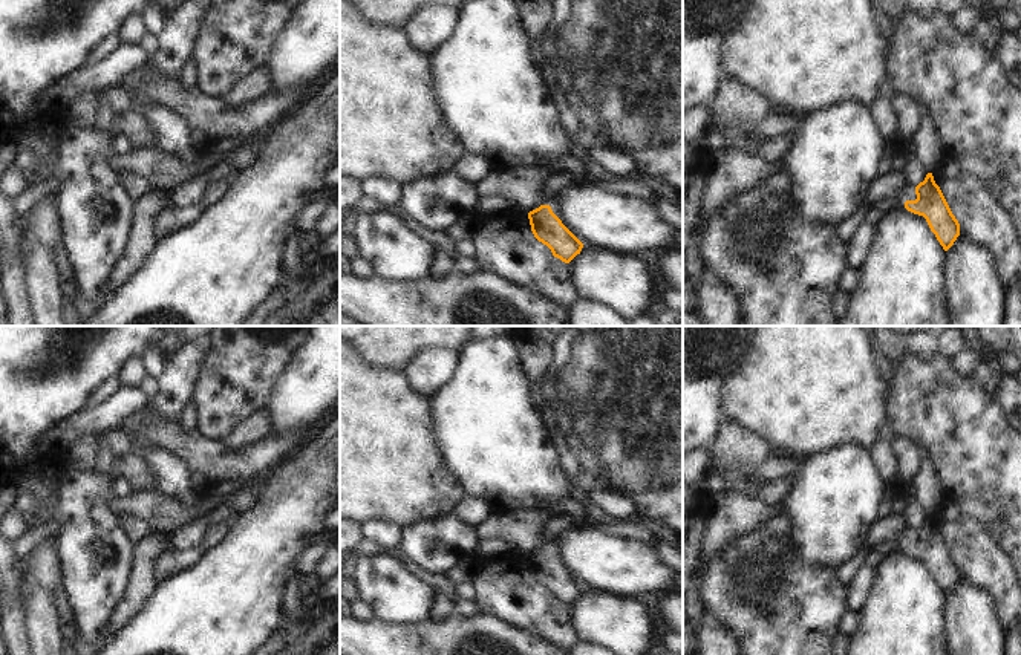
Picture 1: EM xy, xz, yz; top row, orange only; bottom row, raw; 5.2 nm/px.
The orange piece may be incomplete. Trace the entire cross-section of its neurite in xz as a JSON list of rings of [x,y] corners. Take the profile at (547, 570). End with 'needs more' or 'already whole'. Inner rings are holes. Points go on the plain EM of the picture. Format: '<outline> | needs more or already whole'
[[[553,539],[528,556],[534,580],[546,588],[553,598],[569,606],[580,597],[583,586],[562,566],[560,556]]] | needs more

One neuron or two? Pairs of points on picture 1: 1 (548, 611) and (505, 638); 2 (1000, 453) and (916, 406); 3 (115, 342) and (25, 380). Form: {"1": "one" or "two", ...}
{"1": "two", "2": "one", "3": "one"}

